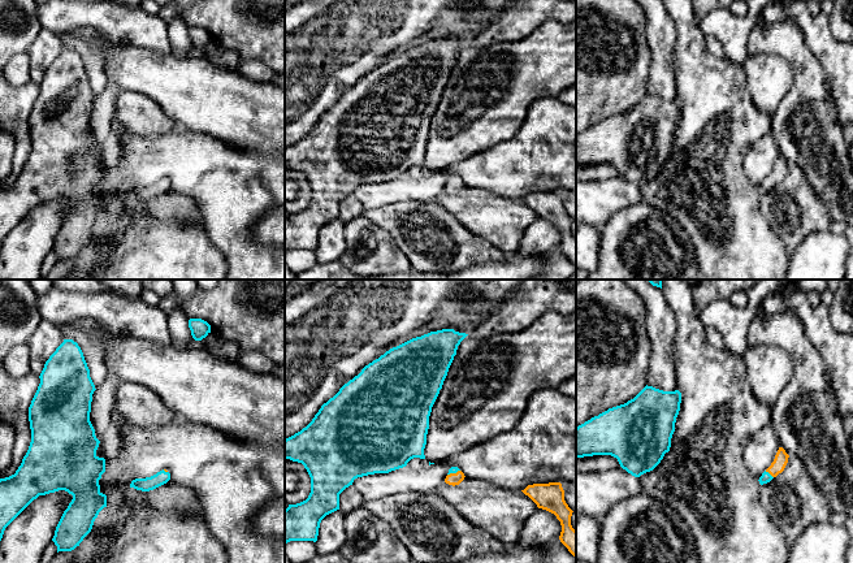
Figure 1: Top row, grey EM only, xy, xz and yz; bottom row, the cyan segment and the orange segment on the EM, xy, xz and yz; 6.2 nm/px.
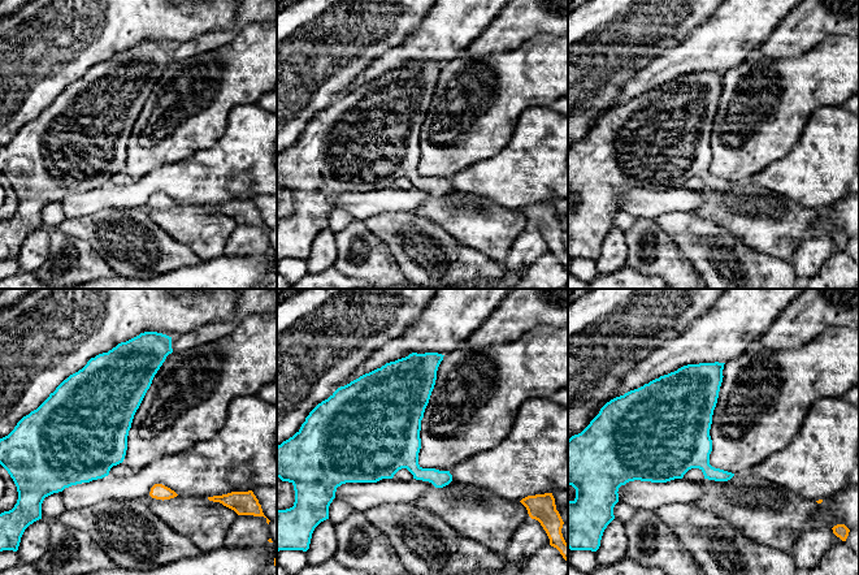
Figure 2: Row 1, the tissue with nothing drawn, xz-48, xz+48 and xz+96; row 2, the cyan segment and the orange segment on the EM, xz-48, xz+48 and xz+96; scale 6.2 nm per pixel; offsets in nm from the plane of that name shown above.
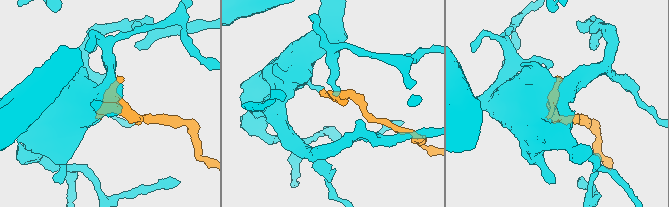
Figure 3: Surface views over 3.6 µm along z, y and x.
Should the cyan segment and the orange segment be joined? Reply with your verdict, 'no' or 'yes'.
yes

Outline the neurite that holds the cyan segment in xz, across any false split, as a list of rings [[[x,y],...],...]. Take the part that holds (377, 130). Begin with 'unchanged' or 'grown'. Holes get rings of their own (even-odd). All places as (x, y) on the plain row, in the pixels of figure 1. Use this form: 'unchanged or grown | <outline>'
unchanged | [[[454,38],[430,40],[390,57],[365,74],[339,100],[321,114],[312,130],[300,140],[285,148],[285,168],[302,172],[311,186],[308,207],[285,218],[285,252],[290,250],[317,250],[321,229],[339,218],[339,203],[358,186],[389,182],[403,177],[413,166],[425,168],[424,157],[432,116],[442,98],[458,55],[467,46]]]

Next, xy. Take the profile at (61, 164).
unchanged | [[[64,48],[46,70],[39,85],[40,92],[29,116],[31,151],[21,174],[14,183],[0,187],[0,250],[5,237],[39,204],[65,199],[73,204],[64,220],[52,250],[59,260],[72,260],[91,241],[99,221],[107,216],[107,204],[100,200],[99,189],[105,181],[105,168],[96,164],[100,150],[90,130],[92,103],[96,99],[83,61],[73,48]]]

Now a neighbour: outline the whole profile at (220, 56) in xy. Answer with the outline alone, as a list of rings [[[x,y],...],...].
[[[212,39],[202,49],[194,48],[192,56],[203,56],[204,59],[211,60],[215,65],[230,70],[235,70],[239,61],[235,51],[226,49]]]

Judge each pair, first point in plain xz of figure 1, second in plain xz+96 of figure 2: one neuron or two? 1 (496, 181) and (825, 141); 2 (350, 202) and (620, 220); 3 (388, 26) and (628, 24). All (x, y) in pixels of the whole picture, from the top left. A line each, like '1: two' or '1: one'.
1: one
2: one
3: one

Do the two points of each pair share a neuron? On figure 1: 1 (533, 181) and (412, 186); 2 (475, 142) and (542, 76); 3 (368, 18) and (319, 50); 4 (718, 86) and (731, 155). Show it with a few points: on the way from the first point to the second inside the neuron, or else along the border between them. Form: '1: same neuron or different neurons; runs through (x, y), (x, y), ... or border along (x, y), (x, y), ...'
1: same neuron; runs through (503, 170), (449, 170), (442, 176)
2: same neuron; runs through (484, 122), (523, 86)
3: same neuron; runs through (356, 20), (330, 40)
4: same neuron; runs through (722, 103), (734, 117), (732, 138)

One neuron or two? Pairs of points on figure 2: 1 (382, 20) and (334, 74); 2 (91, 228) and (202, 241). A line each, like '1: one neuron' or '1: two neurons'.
1: one neuron
2: two neurons

